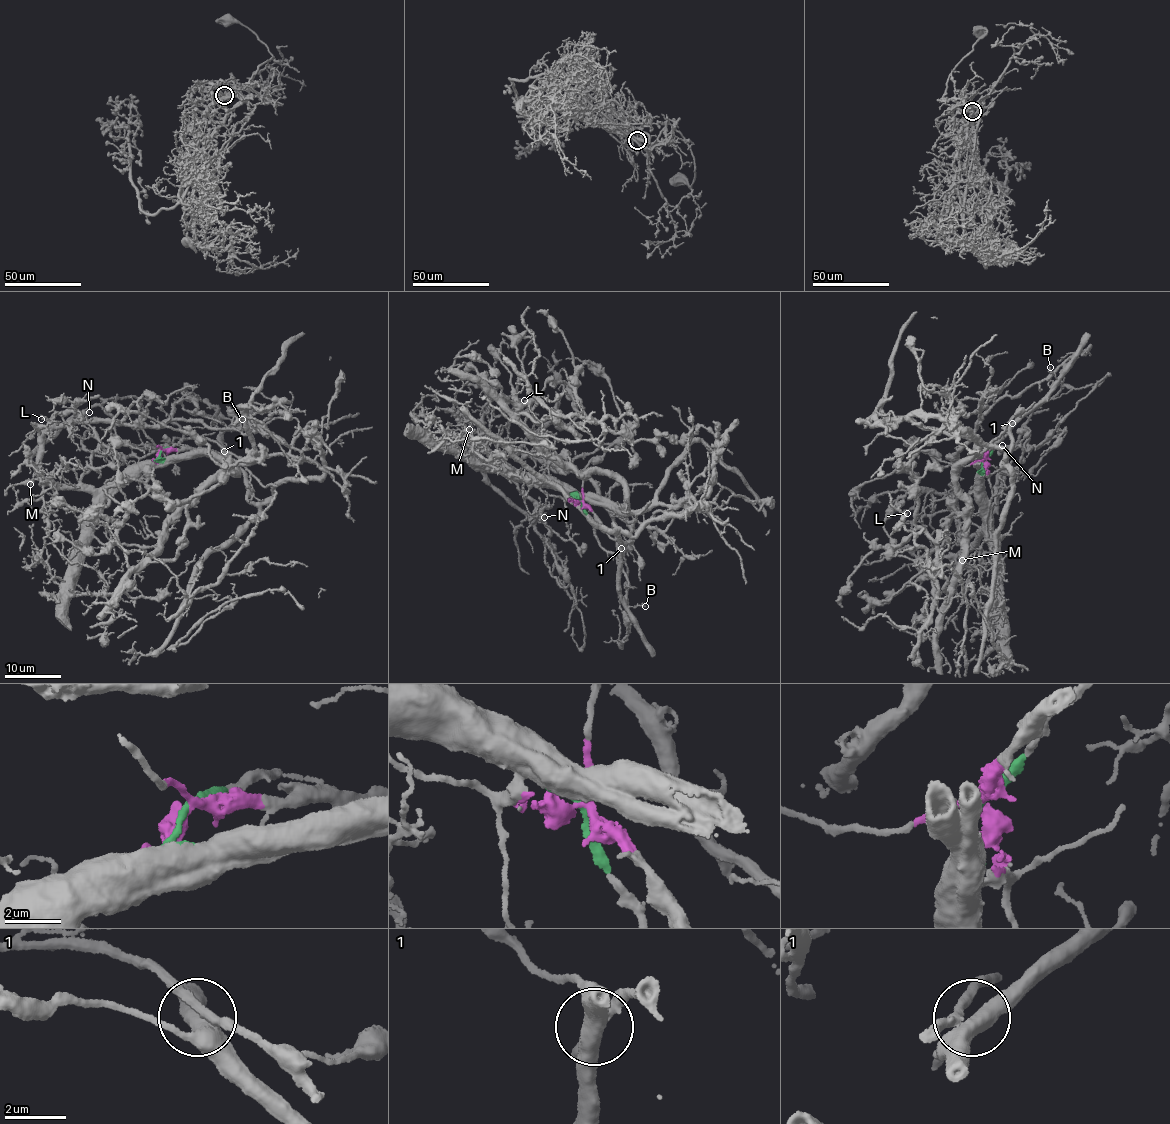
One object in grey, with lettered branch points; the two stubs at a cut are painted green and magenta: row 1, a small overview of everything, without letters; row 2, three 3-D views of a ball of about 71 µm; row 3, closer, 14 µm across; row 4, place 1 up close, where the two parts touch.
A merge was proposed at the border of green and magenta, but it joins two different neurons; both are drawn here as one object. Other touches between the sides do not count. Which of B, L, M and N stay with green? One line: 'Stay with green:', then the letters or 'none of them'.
Stay with green: L, M, N

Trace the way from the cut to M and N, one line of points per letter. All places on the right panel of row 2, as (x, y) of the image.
M: (982, 460), (980, 476), (987, 498), (983, 526), (966, 549), (953, 554), (953, 560), (958, 557), (962, 560)
N: (982, 460), (983, 526), (969, 546), (965, 539), (983, 528), (996, 499), (1006, 453), (1002, 446)

